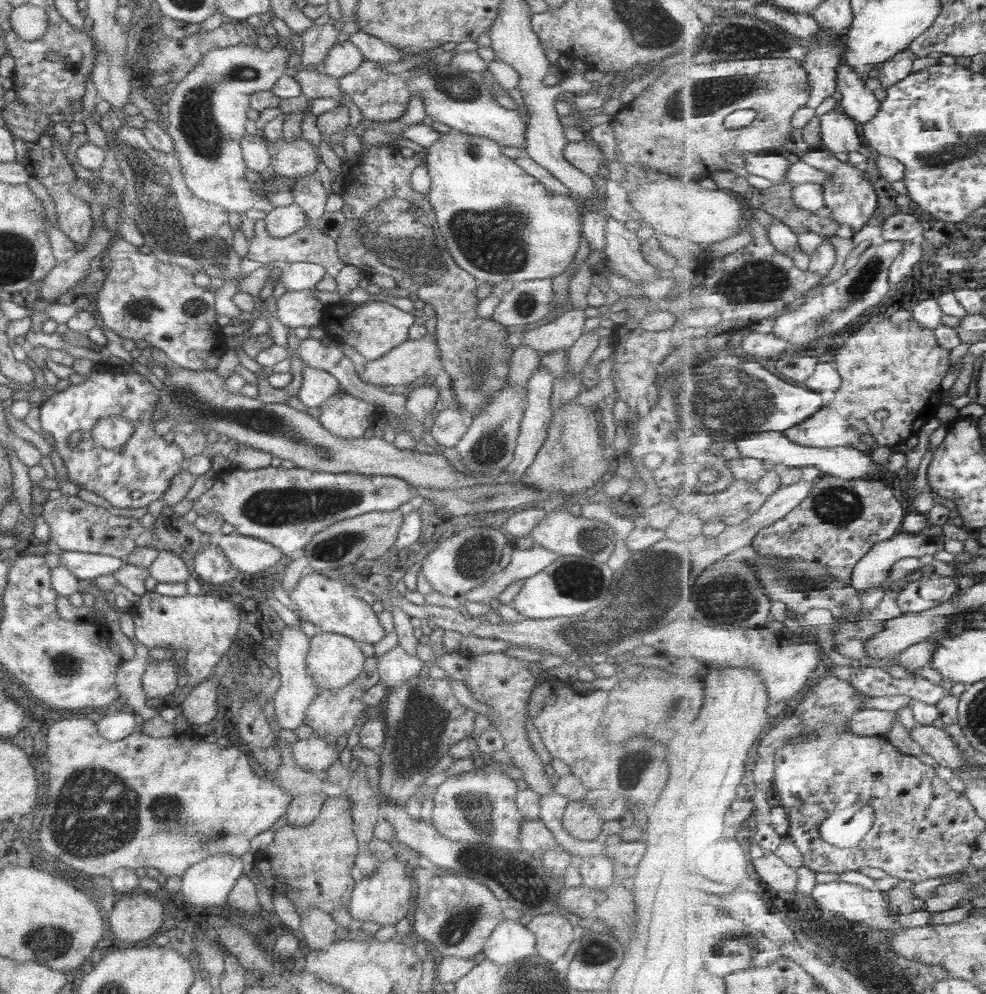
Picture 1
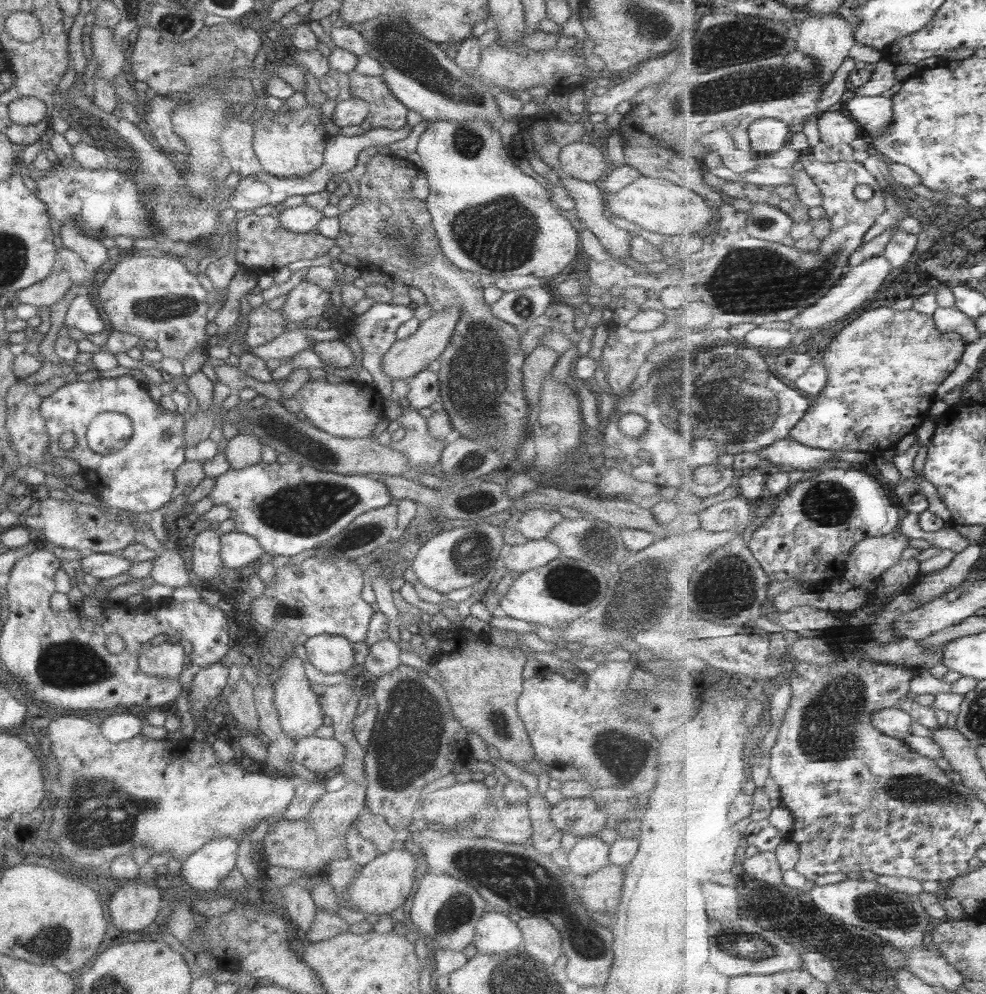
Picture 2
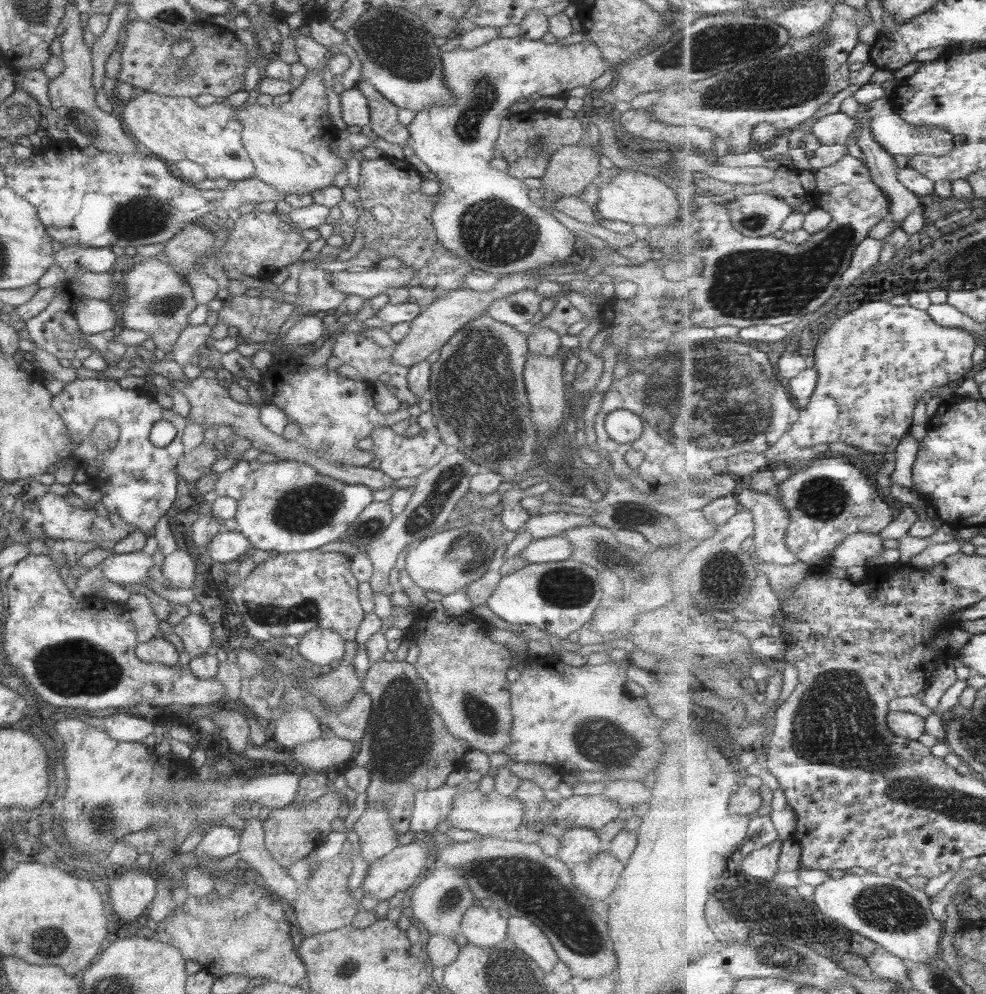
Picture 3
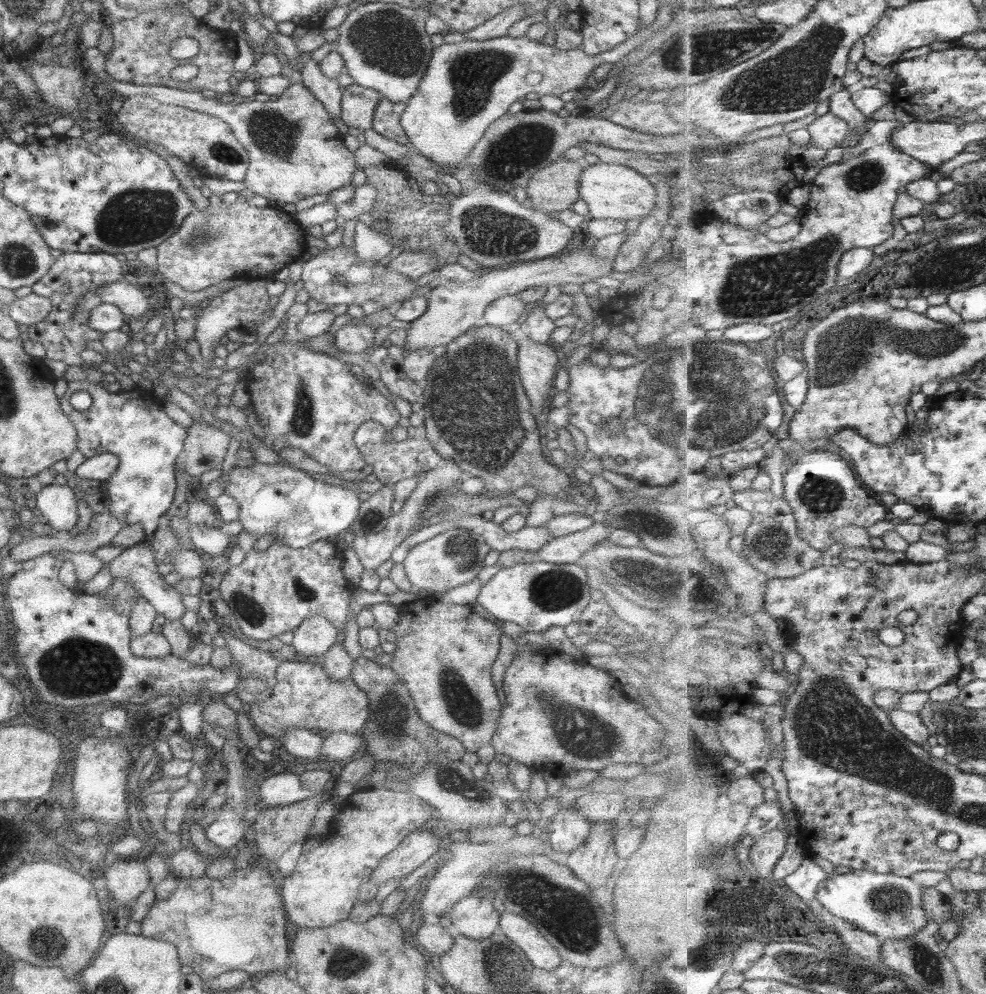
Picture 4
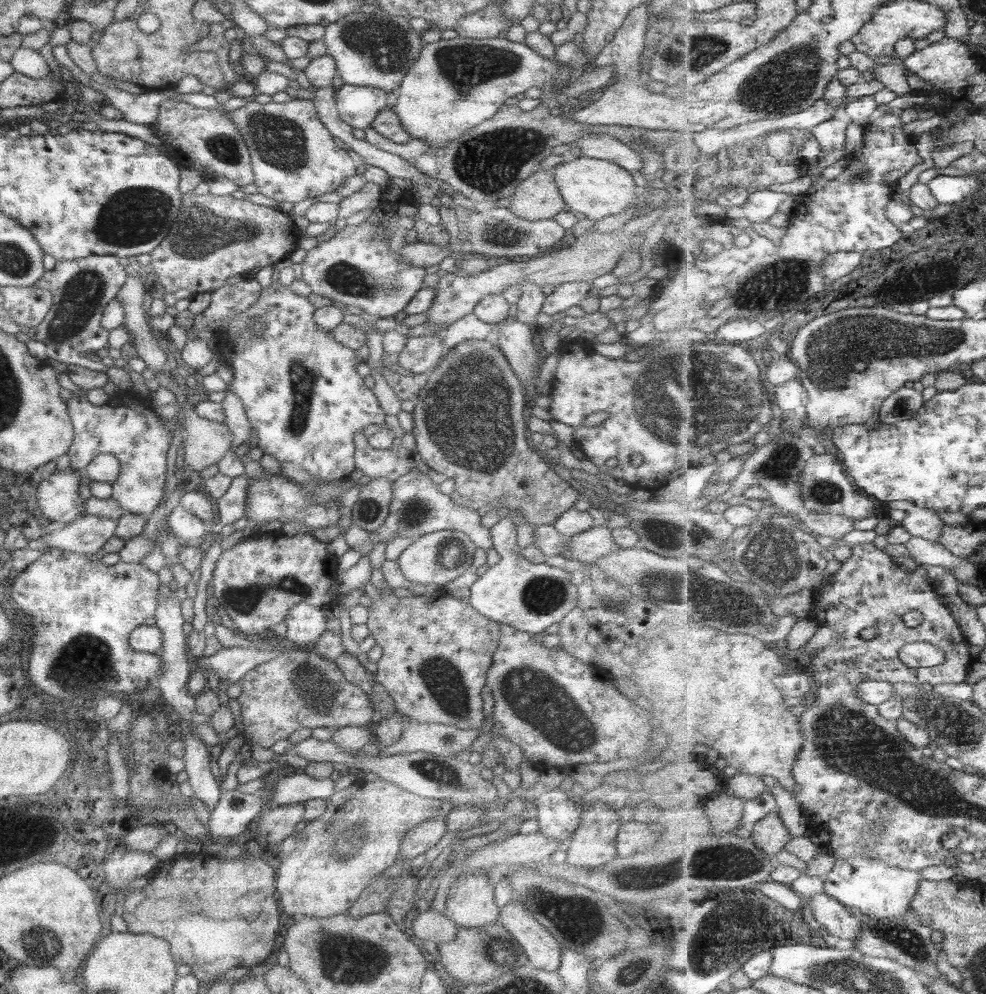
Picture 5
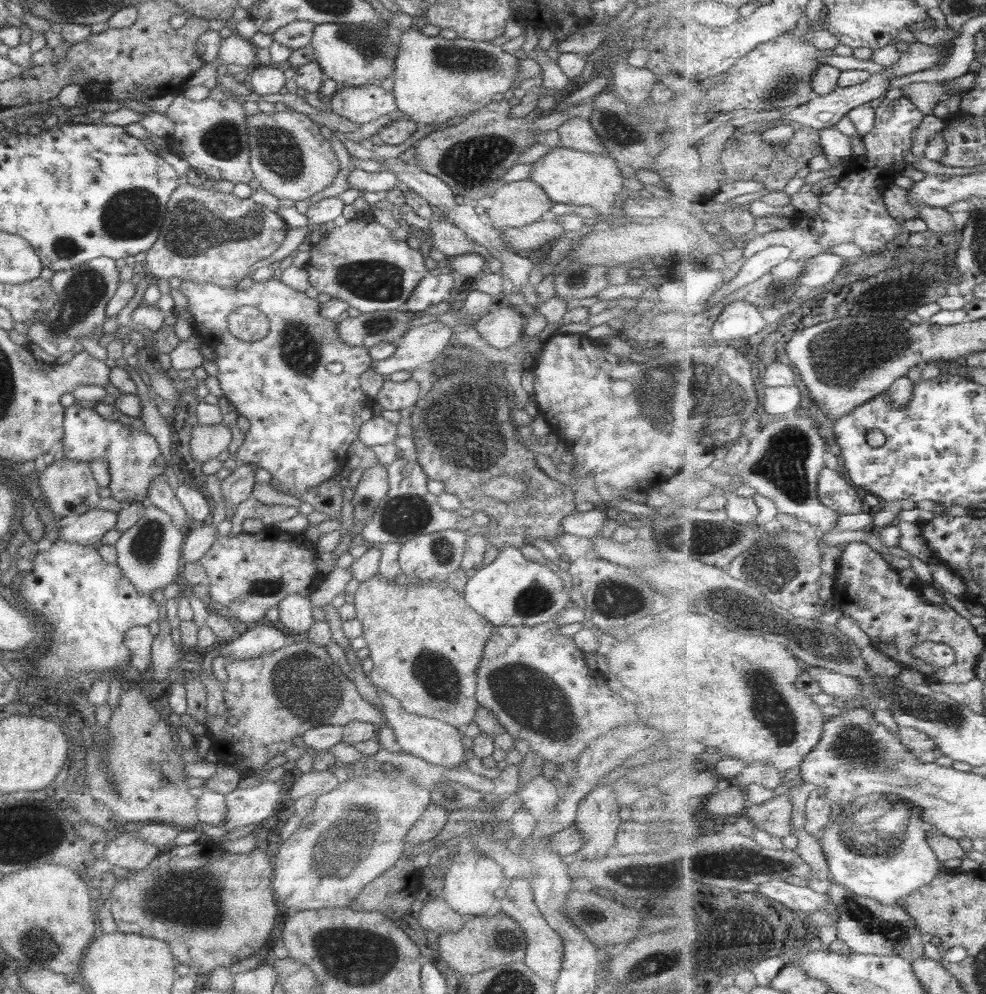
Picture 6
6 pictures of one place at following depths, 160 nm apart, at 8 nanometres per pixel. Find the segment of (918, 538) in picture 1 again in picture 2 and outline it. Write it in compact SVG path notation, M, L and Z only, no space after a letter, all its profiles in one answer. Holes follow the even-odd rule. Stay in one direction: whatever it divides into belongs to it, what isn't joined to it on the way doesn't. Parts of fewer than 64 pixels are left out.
M899 530L885 536L865 537L850 552L844 570L846 580L854 588L863 587L877 576L887 576L889 570L902 561L909 539Z

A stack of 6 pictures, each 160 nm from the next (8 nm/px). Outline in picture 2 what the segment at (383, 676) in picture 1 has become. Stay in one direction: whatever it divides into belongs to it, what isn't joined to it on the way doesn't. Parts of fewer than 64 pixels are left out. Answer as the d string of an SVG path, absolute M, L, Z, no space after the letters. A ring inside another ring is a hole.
M389 638L374 642L368 646L368 654L360 668L369 672L371 679L391 673L401 664L399 651L398 642Z

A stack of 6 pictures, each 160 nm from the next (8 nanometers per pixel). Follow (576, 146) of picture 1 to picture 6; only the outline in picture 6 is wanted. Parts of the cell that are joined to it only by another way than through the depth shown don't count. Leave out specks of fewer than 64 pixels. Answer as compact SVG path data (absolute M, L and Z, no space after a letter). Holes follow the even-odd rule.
M531 180L502 184L490 192L491 206L483 216L497 230L520 227L538 221L553 205L552 200Z

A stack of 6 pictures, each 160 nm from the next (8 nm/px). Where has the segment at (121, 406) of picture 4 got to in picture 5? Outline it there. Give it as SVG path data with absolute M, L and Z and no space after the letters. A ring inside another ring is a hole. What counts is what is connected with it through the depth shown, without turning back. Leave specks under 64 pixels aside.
M72 393L64 402L73 431L66 452L69 468L82 471L94 456L112 454L118 460L118 475L110 484L110 497L124 514L149 518L151 511L155 511L157 504L163 501L165 453L172 438L161 425L158 415L153 409L121 406L114 399L102 406L93 406L84 394Z

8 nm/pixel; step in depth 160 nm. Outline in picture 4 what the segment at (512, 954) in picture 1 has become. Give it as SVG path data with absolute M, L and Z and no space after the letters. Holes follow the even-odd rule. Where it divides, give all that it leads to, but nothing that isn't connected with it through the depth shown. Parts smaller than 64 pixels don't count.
M475 892L461 898L446 915L451 922L451 931L469 940L483 940L498 932L498 912L493 909L489 900L490 897L478 898Z

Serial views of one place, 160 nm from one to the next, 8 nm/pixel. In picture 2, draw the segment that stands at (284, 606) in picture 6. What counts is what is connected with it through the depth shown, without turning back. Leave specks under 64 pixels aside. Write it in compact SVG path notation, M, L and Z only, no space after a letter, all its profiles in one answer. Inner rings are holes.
M311 636L303 645L309 665L326 676L336 672L350 674L356 670L352 643L343 637Z

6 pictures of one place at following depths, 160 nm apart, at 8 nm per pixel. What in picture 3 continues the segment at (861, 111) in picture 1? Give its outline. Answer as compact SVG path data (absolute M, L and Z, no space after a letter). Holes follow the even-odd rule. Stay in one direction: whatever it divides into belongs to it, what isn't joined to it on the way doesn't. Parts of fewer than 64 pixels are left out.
M883 97L875 102L866 104L868 111L865 114L870 115L871 122L869 127L871 129L873 138L881 144L881 146L891 155L903 154L905 156L913 156L916 154L945 156L953 149L953 135L945 130L943 127L931 126L915 126L909 124L897 111L896 102L889 97Z

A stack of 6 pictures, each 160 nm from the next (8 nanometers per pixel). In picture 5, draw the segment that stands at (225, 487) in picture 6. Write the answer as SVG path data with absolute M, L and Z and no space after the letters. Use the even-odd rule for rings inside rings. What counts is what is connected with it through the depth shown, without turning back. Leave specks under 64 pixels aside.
M244 474L231 478L227 490L215 502L219 526L231 524L245 514L245 497L249 478Z

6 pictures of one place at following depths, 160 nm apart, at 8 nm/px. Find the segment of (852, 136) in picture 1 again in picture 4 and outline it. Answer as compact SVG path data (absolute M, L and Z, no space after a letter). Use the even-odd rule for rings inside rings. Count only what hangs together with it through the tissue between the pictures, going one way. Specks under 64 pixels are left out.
M831 112L817 117L807 129L811 134L811 144L826 151L844 145L852 136L849 123Z

